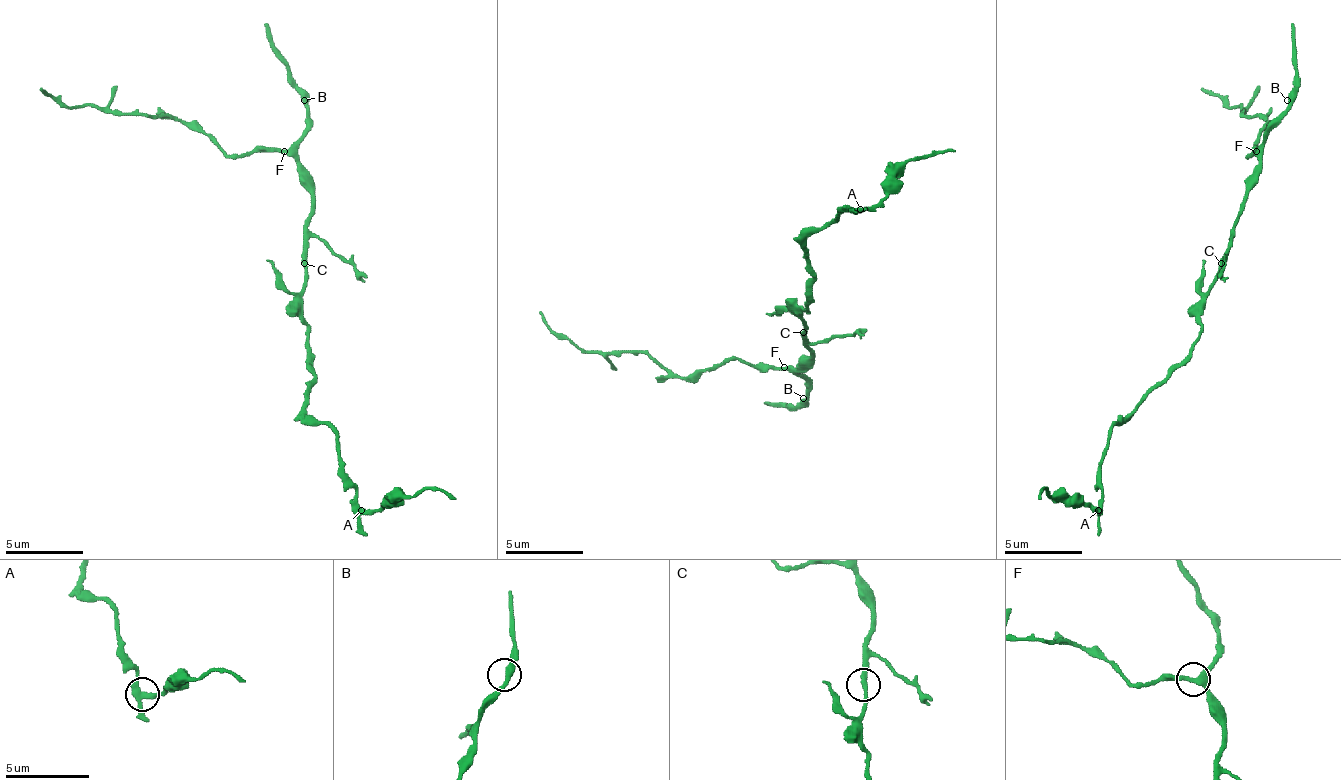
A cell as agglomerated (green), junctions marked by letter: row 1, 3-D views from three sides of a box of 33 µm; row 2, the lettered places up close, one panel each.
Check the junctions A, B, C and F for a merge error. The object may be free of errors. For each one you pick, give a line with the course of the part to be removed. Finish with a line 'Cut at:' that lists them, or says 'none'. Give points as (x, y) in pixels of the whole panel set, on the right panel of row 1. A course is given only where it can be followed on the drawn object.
A: foreign part runs (1097, 511), (1089, 507), (1066, 507), (1043, 488), (1039, 500)
Cut at: A

